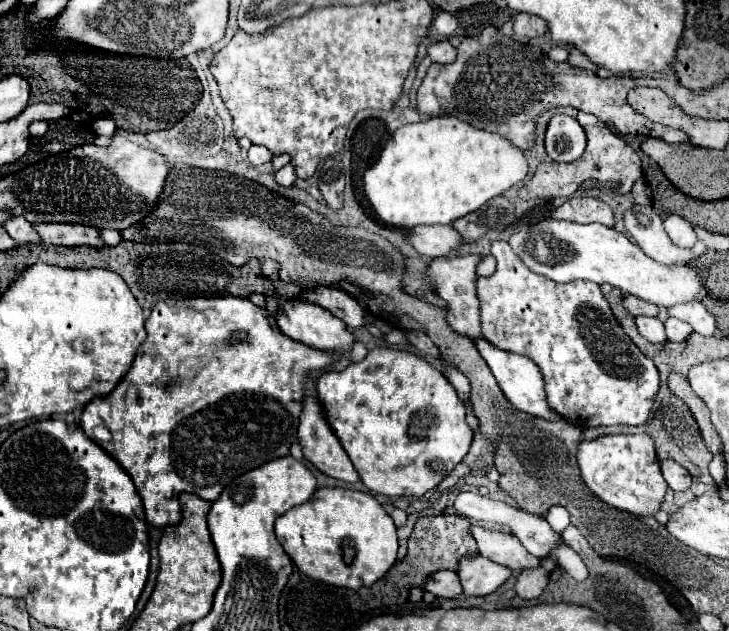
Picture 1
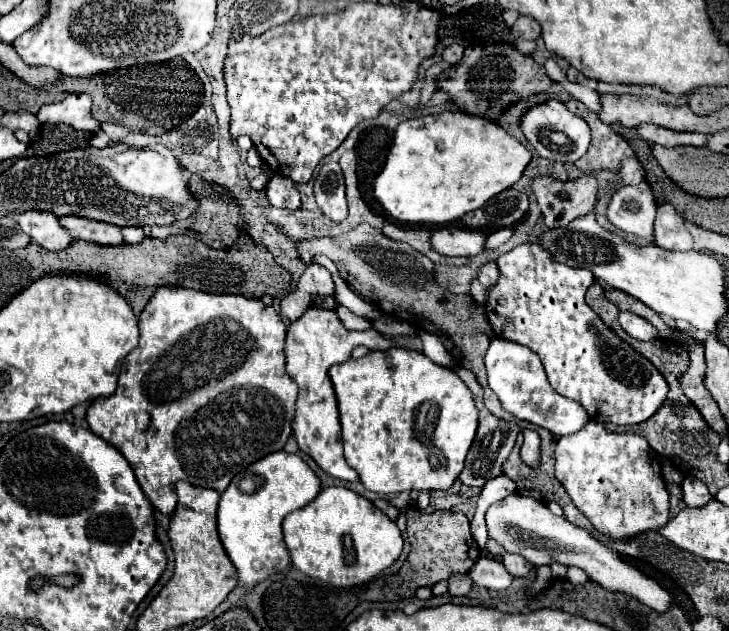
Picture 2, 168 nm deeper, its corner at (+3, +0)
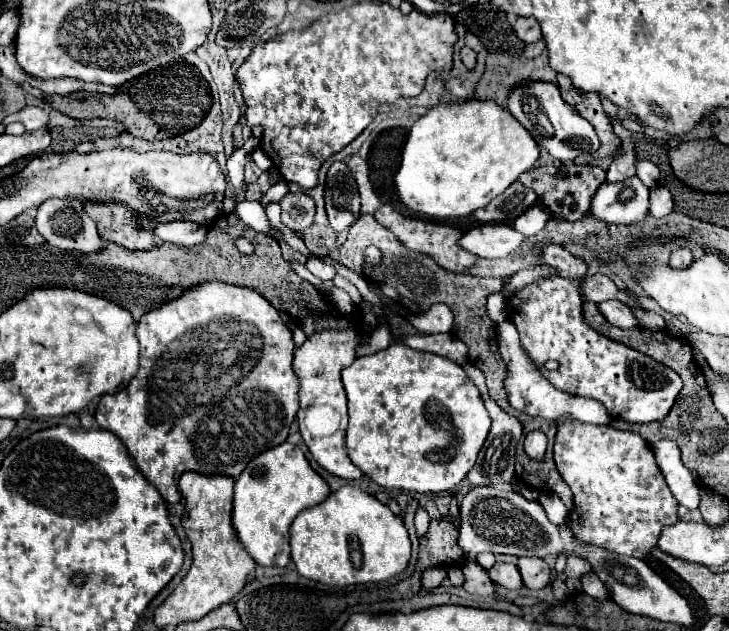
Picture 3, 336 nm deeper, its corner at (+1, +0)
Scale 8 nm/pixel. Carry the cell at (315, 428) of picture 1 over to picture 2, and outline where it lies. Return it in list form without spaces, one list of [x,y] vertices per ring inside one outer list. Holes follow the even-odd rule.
[[[309,308],[297,322],[289,324],[287,340],[285,340],[285,356],[287,356],[287,374],[299,386],[299,396],[295,404],[293,418],[293,434],[299,444],[299,450],[309,454],[321,470],[325,470],[333,478],[341,480],[357,480],[357,472],[345,462],[343,442],[341,442],[341,424],[339,424],[339,408],[333,390],[333,382],[329,378],[329,368],[333,364],[345,362],[351,358],[351,350],[355,346],[367,346],[369,350],[389,350],[397,344],[377,330],[351,332],[347,330],[335,310]]]

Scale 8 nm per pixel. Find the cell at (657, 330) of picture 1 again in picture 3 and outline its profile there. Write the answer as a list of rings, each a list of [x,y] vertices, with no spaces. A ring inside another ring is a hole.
[[[607,300],[607,302],[601,302],[599,304],[599,312],[617,328],[623,328],[623,330],[631,330],[631,328],[637,328],[639,326],[639,320],[635,318],[635,314],[631,312],[629,306],[617,302],[617,300]]]

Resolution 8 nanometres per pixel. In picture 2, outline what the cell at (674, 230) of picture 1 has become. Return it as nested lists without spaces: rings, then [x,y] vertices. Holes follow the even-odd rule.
[[[671,204],[657,206],[657,218],[653,224],[653,242],[665,250],[691,250],[693,238],[689,236],[683,218]]]

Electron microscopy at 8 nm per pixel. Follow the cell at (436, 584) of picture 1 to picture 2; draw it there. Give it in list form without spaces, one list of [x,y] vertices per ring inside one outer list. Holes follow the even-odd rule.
[[[457,574],[449,578],[449,592],[453,596],[465,596],[469,594],[471,588],[473,588],[473,580],[469,578],[469,574]]]

